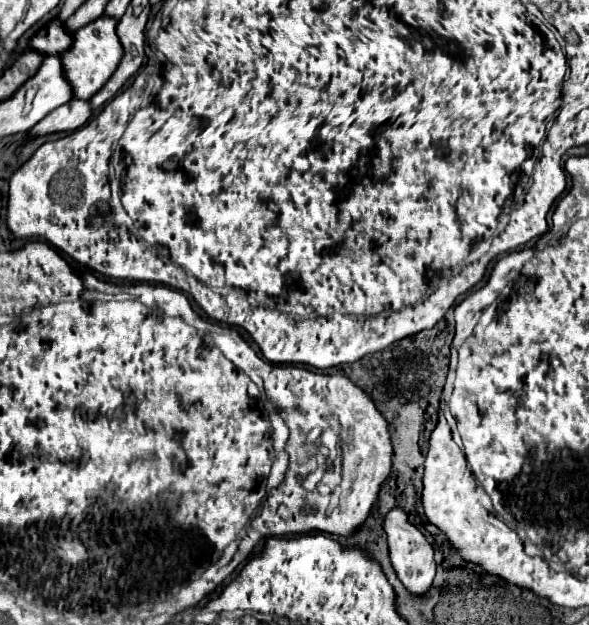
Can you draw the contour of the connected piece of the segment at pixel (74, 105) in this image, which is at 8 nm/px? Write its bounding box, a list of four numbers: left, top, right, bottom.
[32,99,92,137]

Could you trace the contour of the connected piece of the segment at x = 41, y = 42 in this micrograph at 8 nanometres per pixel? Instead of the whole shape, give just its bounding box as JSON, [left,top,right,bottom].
[30,19,72,55]

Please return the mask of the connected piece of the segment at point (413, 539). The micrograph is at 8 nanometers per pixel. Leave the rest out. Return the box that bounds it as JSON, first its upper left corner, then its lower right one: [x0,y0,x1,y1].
[384,507,436,597]

